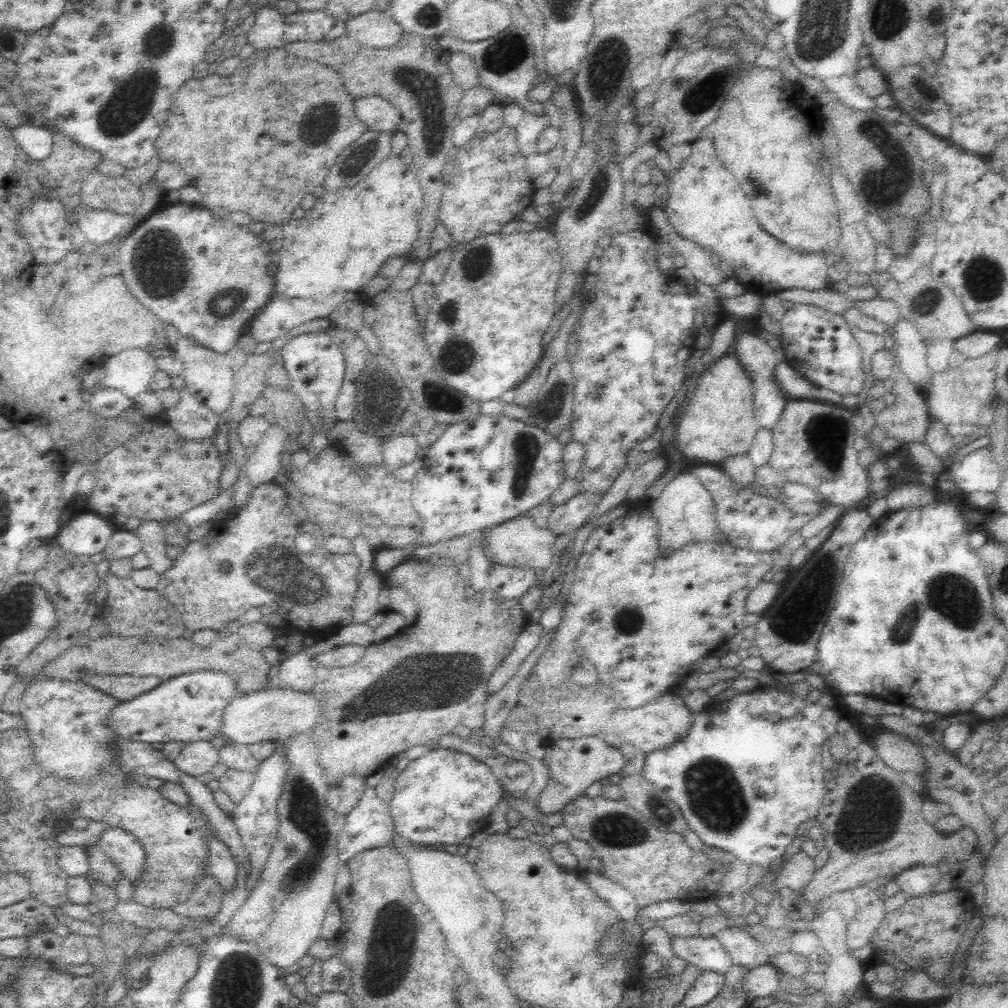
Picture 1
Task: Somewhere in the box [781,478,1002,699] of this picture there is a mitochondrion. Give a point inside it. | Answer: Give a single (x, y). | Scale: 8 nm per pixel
(958, 599)

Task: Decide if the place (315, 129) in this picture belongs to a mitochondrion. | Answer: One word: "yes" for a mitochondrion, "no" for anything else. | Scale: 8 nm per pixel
yes

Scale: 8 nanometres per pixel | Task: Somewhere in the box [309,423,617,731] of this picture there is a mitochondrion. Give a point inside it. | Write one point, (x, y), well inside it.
(432, 678)

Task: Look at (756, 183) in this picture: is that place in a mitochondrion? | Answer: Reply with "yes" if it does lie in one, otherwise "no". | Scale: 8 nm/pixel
yes

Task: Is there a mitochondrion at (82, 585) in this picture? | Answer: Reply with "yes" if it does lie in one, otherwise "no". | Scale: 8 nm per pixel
no

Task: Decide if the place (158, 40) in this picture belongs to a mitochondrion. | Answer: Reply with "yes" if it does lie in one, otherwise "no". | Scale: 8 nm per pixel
yes

